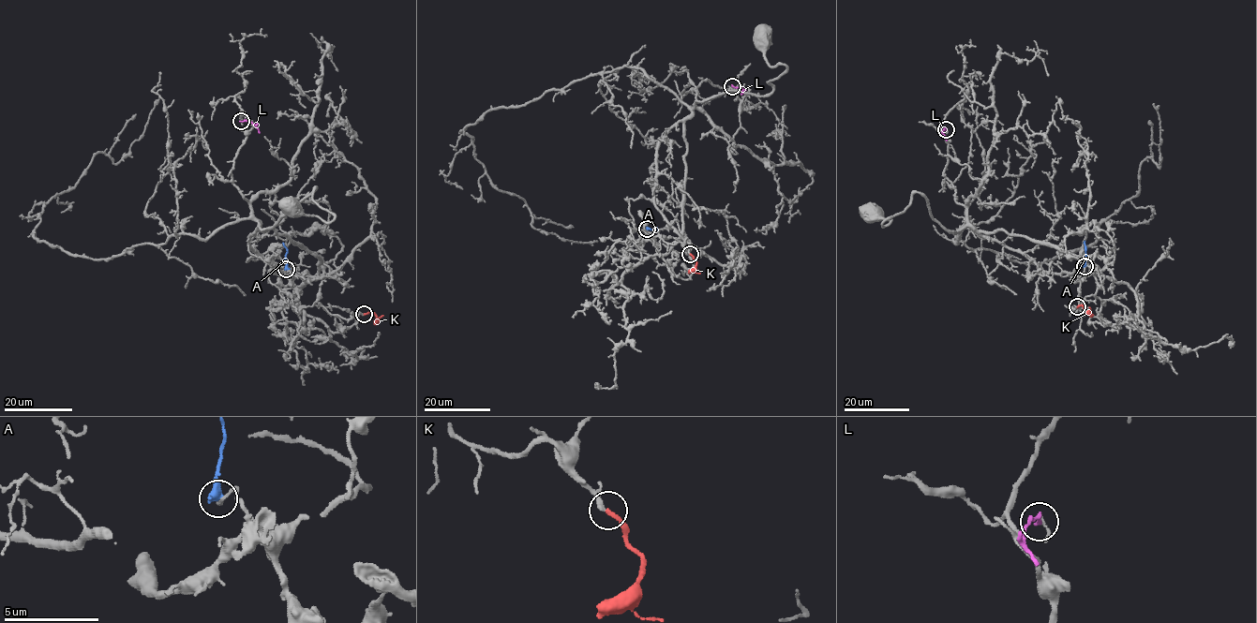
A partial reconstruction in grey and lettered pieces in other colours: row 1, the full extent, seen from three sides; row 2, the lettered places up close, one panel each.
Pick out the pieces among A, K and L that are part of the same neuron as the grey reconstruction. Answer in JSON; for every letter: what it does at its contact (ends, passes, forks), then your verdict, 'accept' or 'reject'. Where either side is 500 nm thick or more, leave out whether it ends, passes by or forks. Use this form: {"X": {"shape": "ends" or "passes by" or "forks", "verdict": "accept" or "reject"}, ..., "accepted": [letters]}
{"A": {"verdict": "reject"}, "K": {"shape": "ends", "verdict": "reject"}, "L": {"shape": "ends", "verdict": "reject"}, "accepted": []}

